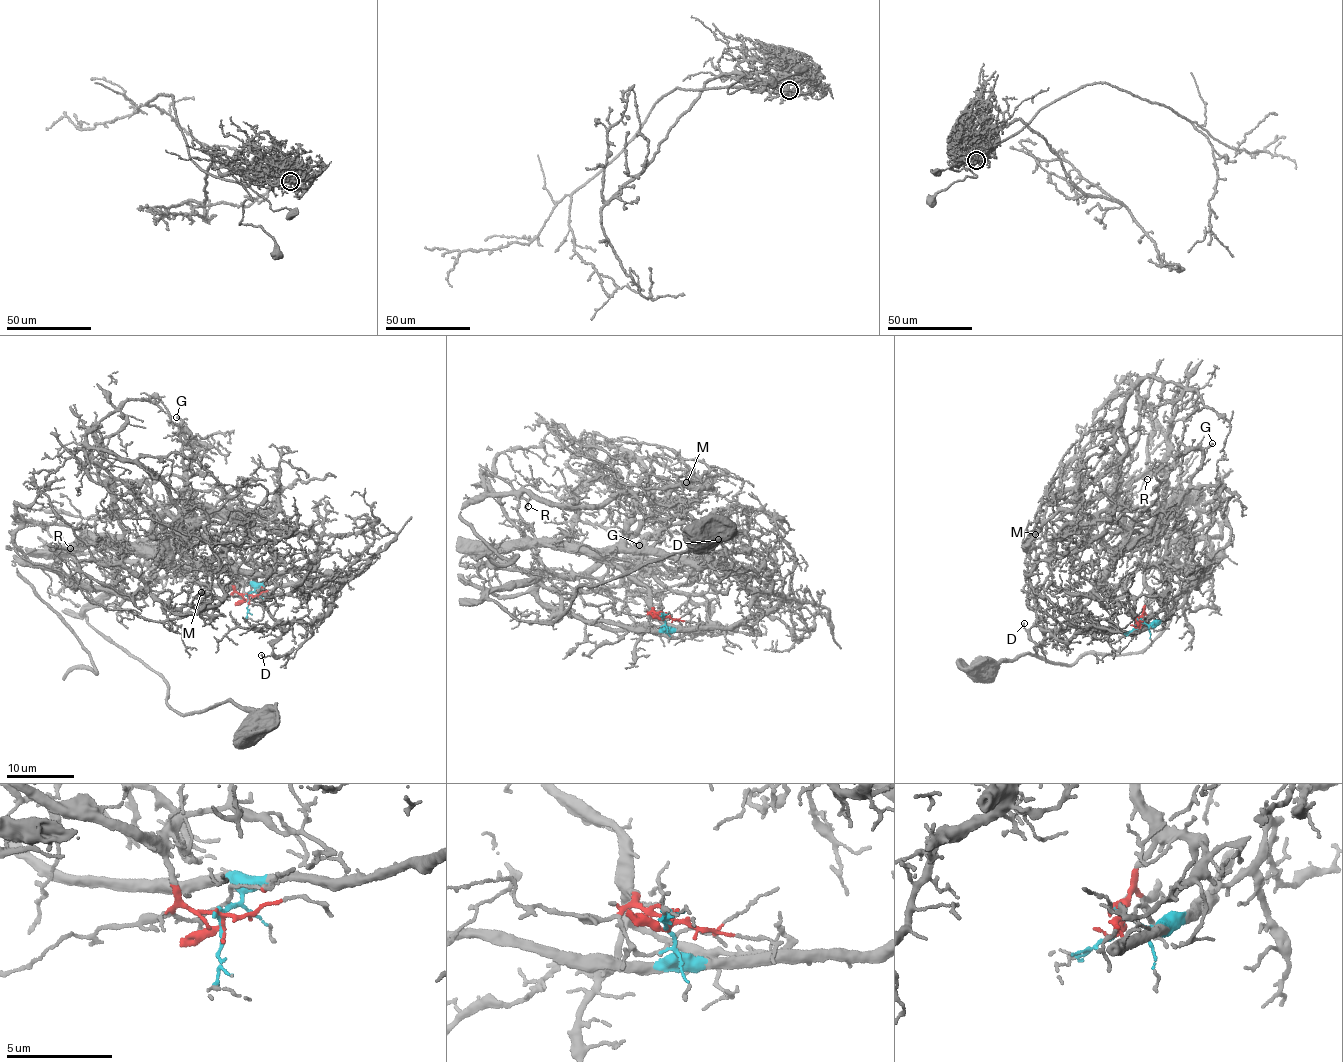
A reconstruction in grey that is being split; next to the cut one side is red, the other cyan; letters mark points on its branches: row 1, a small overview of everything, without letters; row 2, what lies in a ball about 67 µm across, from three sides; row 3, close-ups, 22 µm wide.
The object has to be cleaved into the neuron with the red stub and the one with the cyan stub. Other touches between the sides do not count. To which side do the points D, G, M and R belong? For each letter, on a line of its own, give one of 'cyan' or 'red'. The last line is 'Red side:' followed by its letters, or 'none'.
D: red
G: red
M: red
R: red
Red side: D, G, M, R

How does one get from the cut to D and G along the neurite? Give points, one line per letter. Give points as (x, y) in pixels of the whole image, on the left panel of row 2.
D: (249, 598), (234, 589), (229, 573), (180, 553), (163, 556), (254, 581), (282, 629), (270, 655), (261, 655)
G: (249, 598), (234, 589), (229, 573), (193, 560), (180, 548), (192, 510), (183, 469), (183, 427), (175, 417)

